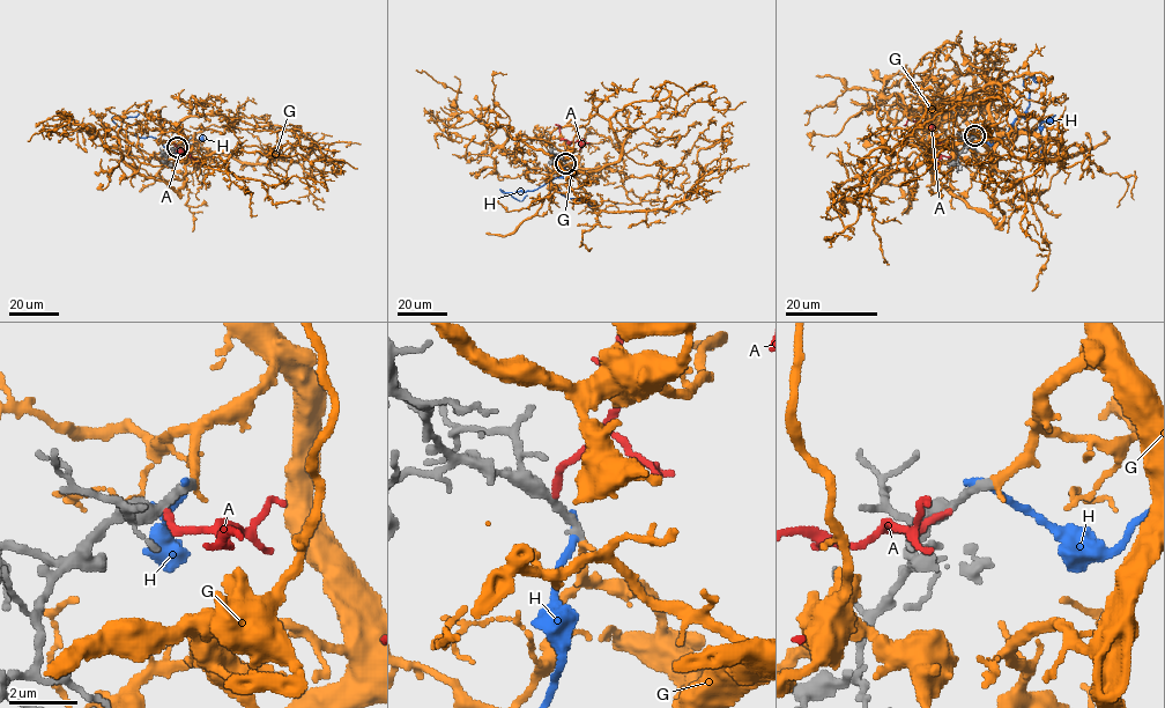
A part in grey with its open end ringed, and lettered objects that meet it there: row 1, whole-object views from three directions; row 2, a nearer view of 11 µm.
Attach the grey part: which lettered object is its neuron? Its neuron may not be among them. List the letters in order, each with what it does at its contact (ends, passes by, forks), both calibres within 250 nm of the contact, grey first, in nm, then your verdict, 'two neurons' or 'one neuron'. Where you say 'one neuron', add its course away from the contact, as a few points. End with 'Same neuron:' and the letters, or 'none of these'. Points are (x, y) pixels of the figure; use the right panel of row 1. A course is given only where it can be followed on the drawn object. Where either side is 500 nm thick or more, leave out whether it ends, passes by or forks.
A: it ends; calibres 320 and 180 nm; two neurons
G: it ends; calibres 260 and 280 nm; one neuron; course (974, 135), (995, 128), (1001, 220), (933, 174), (899, 95), (846, 89), (804, 125)
H: it ends; calibres 300 and 240 nm; two neurons
Same neuron: G

